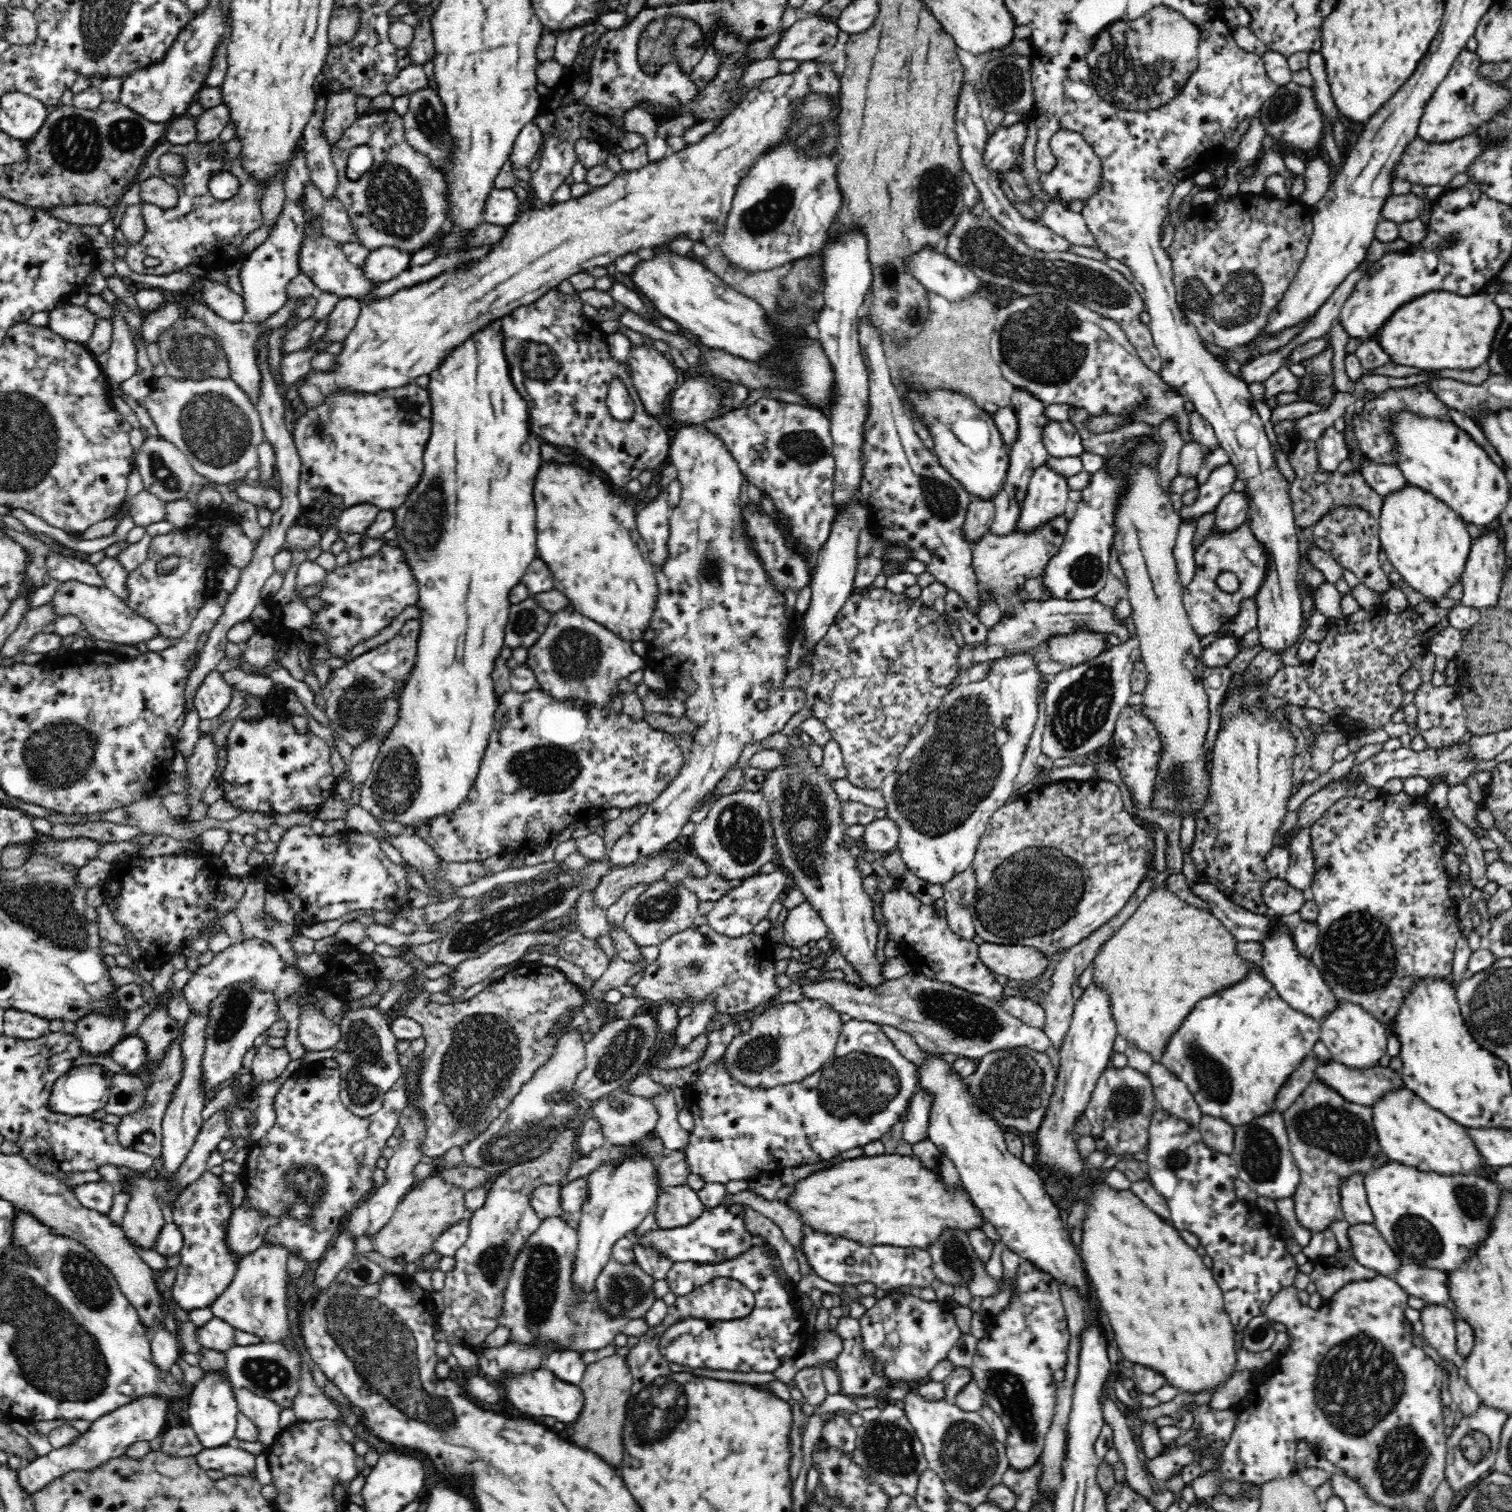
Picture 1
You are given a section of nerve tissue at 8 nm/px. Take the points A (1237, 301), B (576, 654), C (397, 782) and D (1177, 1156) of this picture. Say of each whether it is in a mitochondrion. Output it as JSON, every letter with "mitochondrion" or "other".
{"A":"mitochondrion","B":"mitochondrion","C":"mitochondrion","D":"mitochondrion"}

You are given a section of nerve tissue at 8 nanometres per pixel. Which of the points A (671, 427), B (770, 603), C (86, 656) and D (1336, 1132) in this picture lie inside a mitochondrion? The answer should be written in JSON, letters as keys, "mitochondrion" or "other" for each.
{"A":"other","B":"other","C":"other","D":"mitochondrion"}

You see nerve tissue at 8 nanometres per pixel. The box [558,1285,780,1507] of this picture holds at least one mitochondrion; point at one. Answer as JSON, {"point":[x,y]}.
{"point":[645,1420]}

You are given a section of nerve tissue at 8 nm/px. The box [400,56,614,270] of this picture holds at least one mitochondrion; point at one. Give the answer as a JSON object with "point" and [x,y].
{"point":[430,122]}

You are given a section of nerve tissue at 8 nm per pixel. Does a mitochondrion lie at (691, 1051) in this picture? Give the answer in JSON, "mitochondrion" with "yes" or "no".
{"mitochondrion":"no"}

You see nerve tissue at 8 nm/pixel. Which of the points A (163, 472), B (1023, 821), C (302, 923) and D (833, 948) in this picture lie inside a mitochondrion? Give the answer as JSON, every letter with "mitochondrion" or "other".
{"A":"mitochondrion","B":"other","C":"other","D":"other"}

